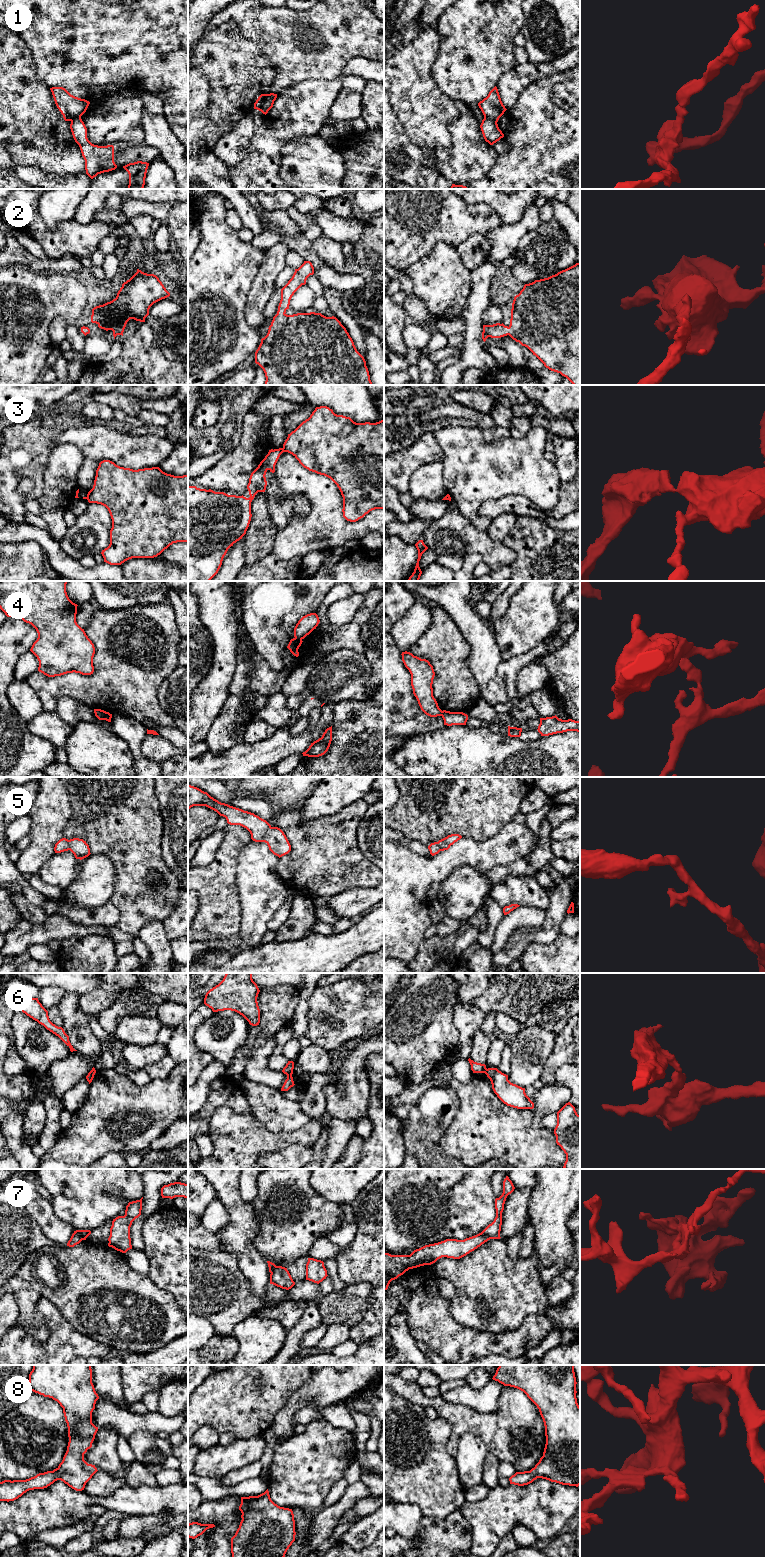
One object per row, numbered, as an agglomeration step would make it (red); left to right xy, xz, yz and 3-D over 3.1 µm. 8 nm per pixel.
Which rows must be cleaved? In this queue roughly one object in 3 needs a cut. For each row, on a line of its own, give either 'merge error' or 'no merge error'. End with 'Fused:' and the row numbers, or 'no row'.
1: merge error
2: no merge error
3: merge error
4: merge error
5: no merge error
6: merge error
7: merge error
8: no merge error
Fused: 1, 3, 4, 6, 7

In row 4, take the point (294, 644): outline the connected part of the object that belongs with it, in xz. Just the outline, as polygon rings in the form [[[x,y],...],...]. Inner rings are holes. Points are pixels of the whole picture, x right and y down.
[[[293,638],[293,639],[290,640],[287,648],[290,650],[290,652],[294,656],[298,657],[299,656],[298,649],[301,646],[302,642],[303,642],[302,639]]]

